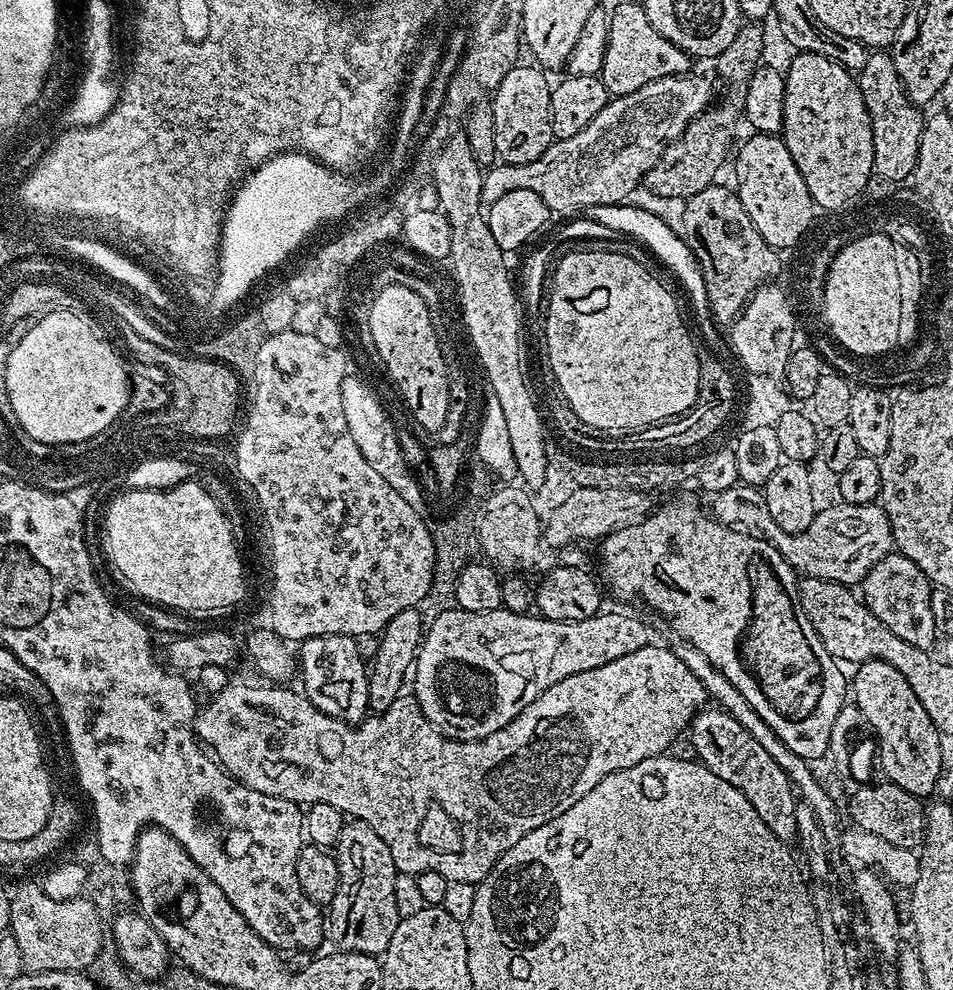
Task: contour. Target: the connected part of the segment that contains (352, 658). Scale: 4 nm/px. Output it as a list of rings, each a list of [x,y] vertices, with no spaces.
[[[326,632],[321,636],[311,636],[303,641],[298,648],[298,666],[304,670],[304,685],[302,691],[308,701],[322,714],[332,716],[349,726],[355,726],[369,715],[368,707],[368,679],[369,669],[364,669],[364,660],[360,657],[360,648],[357,637],[343,636],[338,632]]]

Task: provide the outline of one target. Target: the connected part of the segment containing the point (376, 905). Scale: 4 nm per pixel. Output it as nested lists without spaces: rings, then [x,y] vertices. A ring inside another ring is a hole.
[[[352,818],[345,823],[345,827],[348,836],[356,836],[356,844],[360,844],[360,852],[364,852],[364,884],[360,884],[360,896],[356,896],[356,908],[352,908],[352,928],[348,928],[347,951],[380,958],[386,946],[390,946],[390,938],[394,938],[394,930],[398,930],[402,919],[398,902],[394,902],[394,886],[398,875],[396,863],[390,854],[390,846],[386,846],[382,838],[372,836],[374,826],[365,820]]]

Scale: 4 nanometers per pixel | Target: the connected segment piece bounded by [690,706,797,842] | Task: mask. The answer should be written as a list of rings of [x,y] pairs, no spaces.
[[[720,706],[701,707],[692,717],[692,748],[700,763],[705,764],[718,778],[730,782],[758,810],[758,814],[766,826],[778,839],[792,842],[796,836],[796,796],[791,777],[784,772],[782,766],[766,752],[766,747],[754,734],[744,728],[742,722],[736,720],[731,713]]]

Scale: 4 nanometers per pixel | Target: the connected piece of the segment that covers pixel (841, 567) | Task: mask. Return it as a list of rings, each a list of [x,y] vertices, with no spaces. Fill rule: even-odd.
[[[835,501],[836,504],[817,509],[815,518],[802,532],[788,533],[788,543],[783,553],[789,563],[798,565],[807,575],[817,576],[820,579],[838,581],[840,584],[856,586],[863,583],[868,572],[882,558],[891,555],[893,544],[896,543],[896,531],[892,527],[892,519],[883,505],[873,502],[870,504],[846,503]]]

